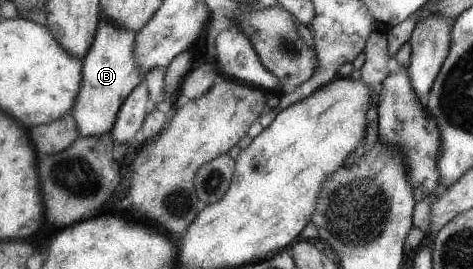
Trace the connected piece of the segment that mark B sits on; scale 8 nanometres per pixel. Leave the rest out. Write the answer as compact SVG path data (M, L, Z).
M100 19L97 34L88 54L84 55L83 84L78 102L70 113L76 121L80 137L95 137L110 133L125 98L144 82L143 72L137 63L137 34L119 27L108 19Z

